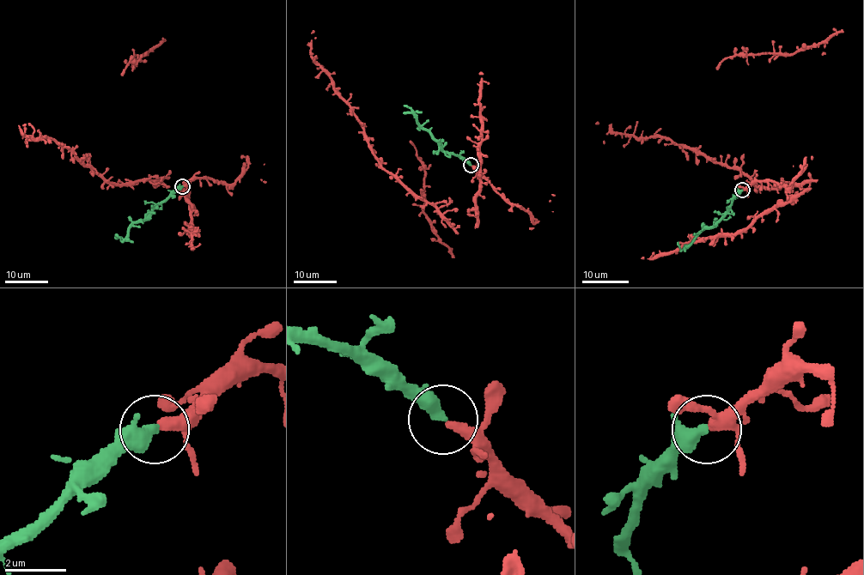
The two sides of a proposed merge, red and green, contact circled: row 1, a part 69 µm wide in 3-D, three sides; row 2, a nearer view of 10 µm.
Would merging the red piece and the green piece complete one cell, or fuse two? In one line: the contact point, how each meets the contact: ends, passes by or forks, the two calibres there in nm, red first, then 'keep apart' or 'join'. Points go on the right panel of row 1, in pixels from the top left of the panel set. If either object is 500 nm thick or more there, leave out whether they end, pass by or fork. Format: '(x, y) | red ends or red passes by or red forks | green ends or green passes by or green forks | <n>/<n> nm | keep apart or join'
(742, 190) | red ends | green passes by | 360/320 nm | join

